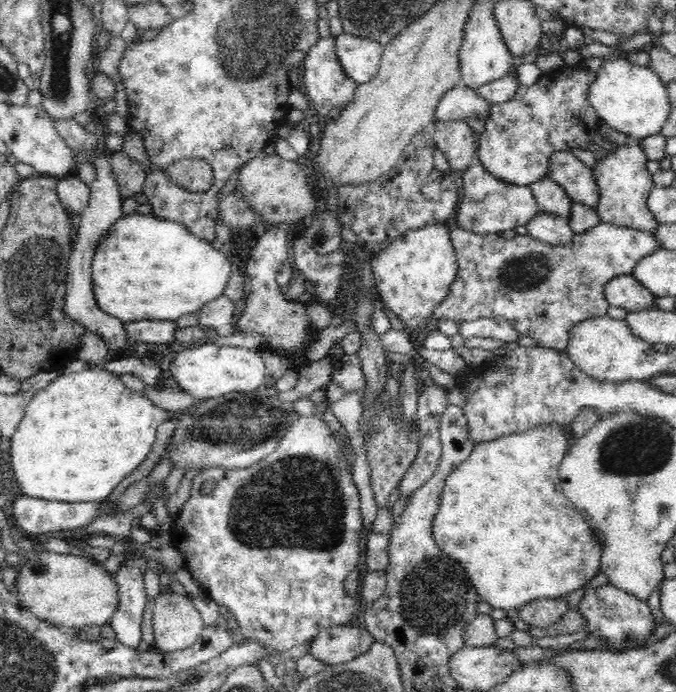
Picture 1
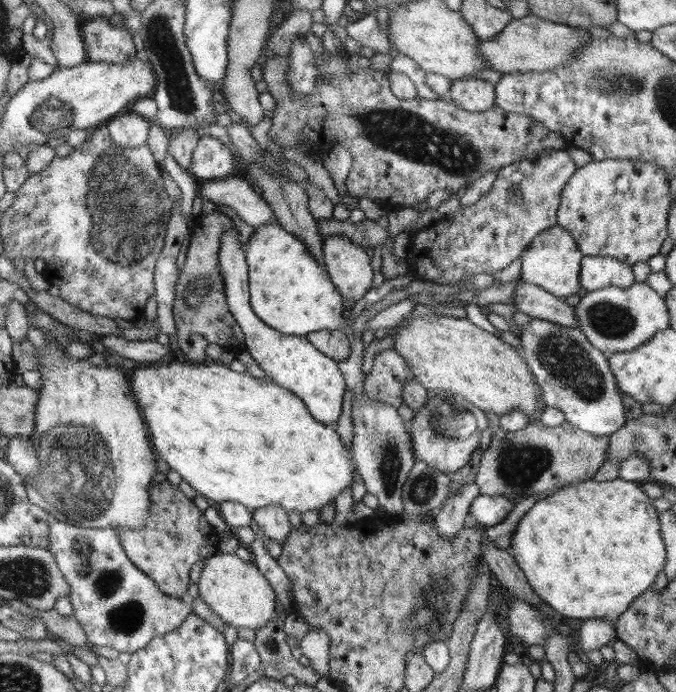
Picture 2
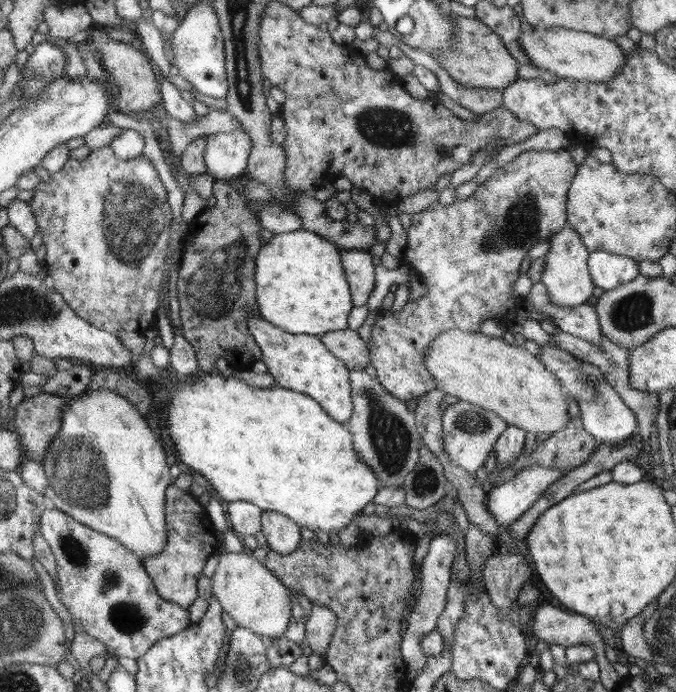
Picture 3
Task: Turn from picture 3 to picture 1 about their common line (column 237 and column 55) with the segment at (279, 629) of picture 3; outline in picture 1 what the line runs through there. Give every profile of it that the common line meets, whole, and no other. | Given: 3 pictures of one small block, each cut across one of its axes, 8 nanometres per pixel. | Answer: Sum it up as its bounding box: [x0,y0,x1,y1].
[15,550,119,629]

